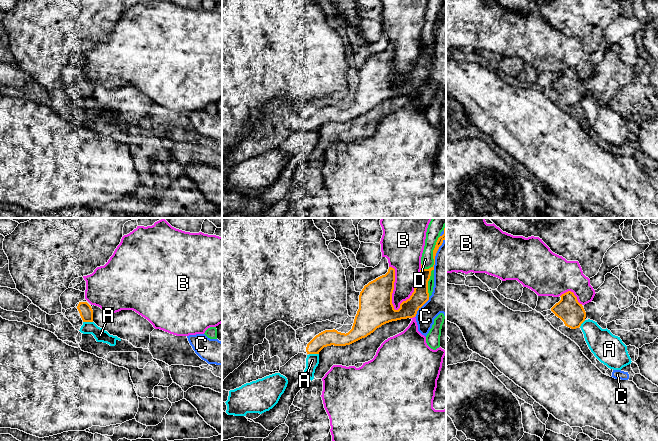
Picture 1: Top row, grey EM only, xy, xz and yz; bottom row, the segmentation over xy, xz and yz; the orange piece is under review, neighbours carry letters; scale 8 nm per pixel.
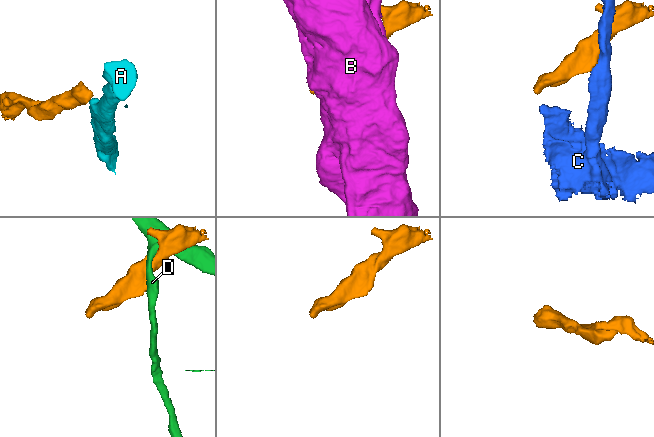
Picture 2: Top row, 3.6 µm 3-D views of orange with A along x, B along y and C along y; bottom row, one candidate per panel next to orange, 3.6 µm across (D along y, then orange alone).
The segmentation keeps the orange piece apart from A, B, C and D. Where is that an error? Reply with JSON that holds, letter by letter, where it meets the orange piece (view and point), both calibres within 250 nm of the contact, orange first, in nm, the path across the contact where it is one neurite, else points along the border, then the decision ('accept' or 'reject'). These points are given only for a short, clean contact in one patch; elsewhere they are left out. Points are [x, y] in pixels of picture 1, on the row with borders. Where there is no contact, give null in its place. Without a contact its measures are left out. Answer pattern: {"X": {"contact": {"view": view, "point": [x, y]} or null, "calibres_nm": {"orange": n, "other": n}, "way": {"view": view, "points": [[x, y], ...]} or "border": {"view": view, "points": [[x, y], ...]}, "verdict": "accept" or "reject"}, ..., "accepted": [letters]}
{"A": {"contact": {"view": "xy", "point": [88, 321]}, "calibres_nm": {"orange": 110, "other": 100}, "verdict": "reject"}, "B": {"contact": {"view": "xz", "point": [414, 289]}, "calibres_nm": {"orange": 170, "other": 240}, "verdict": "reject"}, "C": {"contact": {"view": "xz", "point": [422, 305]}, "calibres_nm": {"orange": 140, "other": 240}, "verdict": "reject"}, "D": {"contact": {"view": "xz", "point": [427, 283]}, "calibres_nm": {"orange": 140, "other": 50}, "verdict": "reject"}, "accepted": []}

